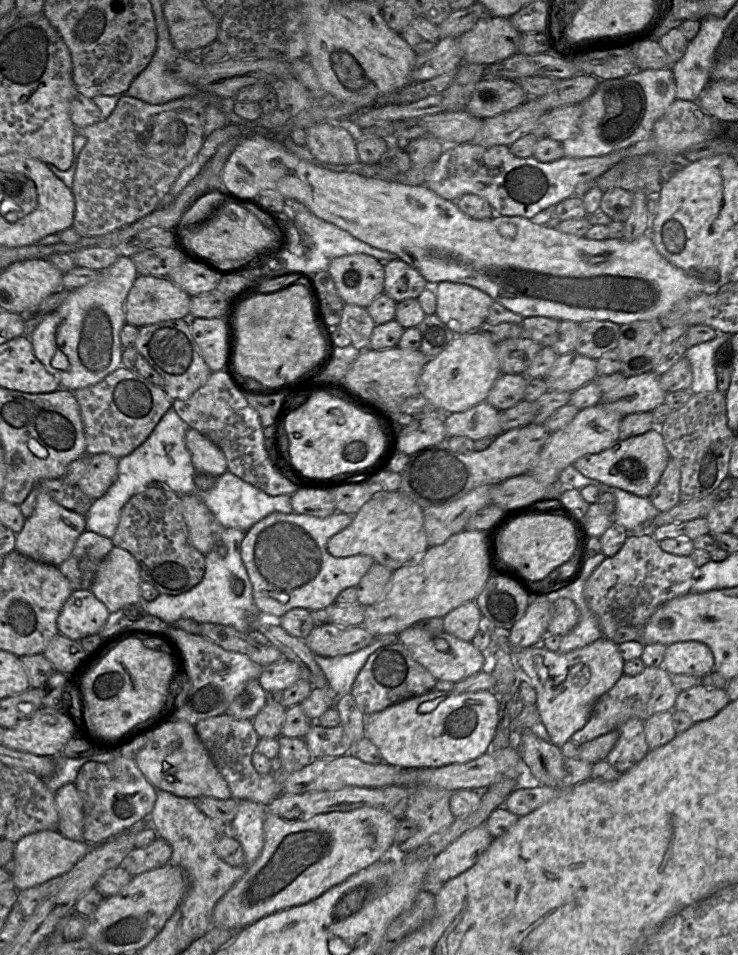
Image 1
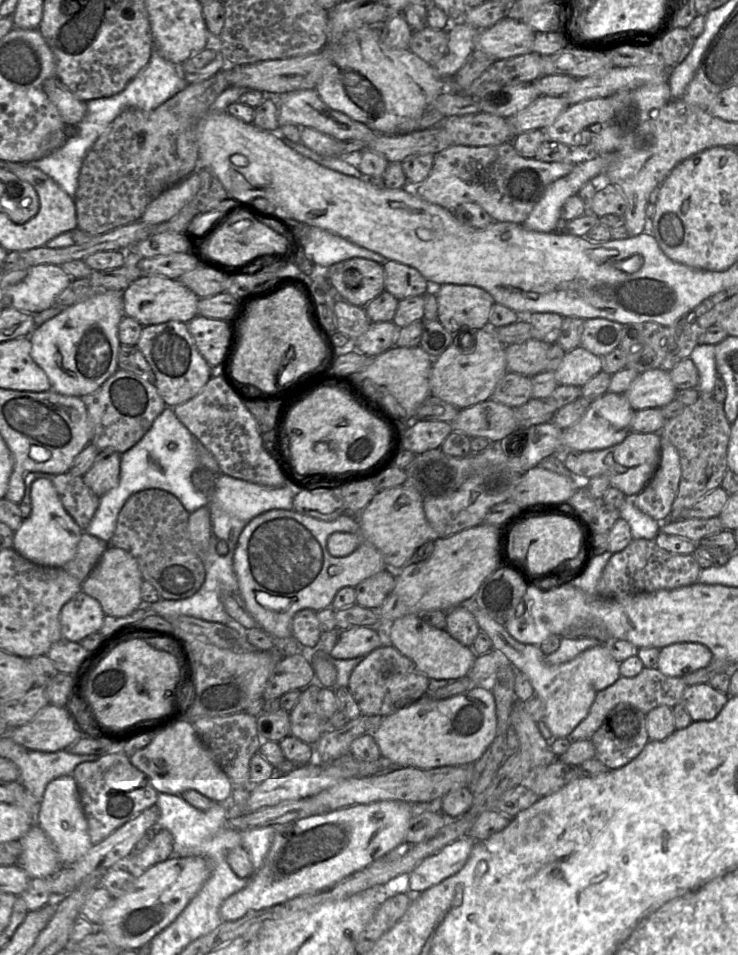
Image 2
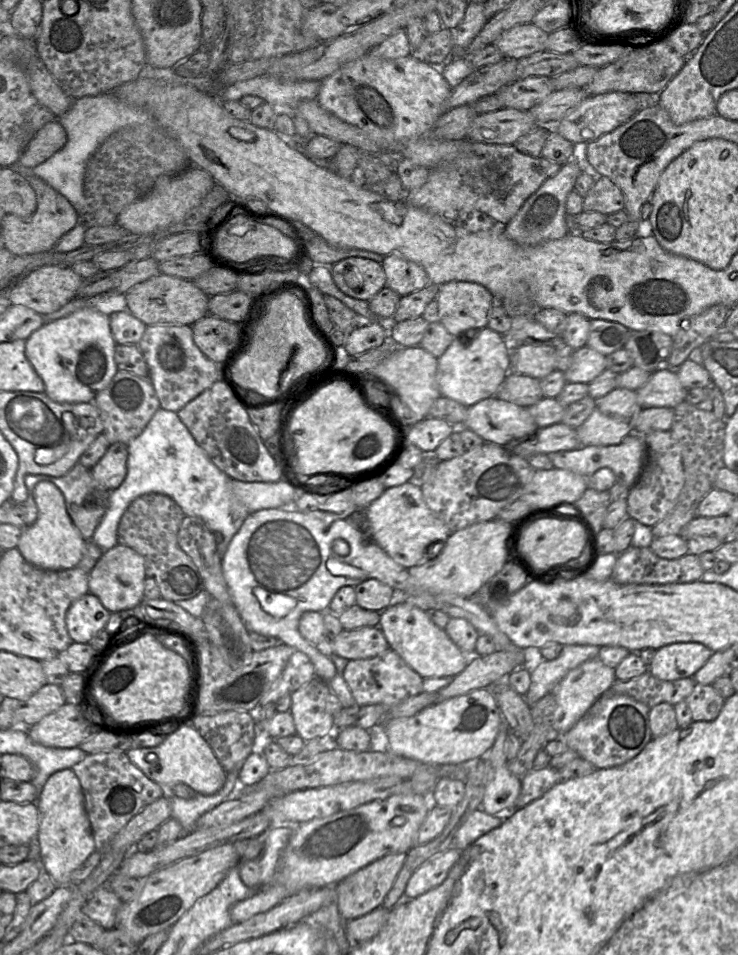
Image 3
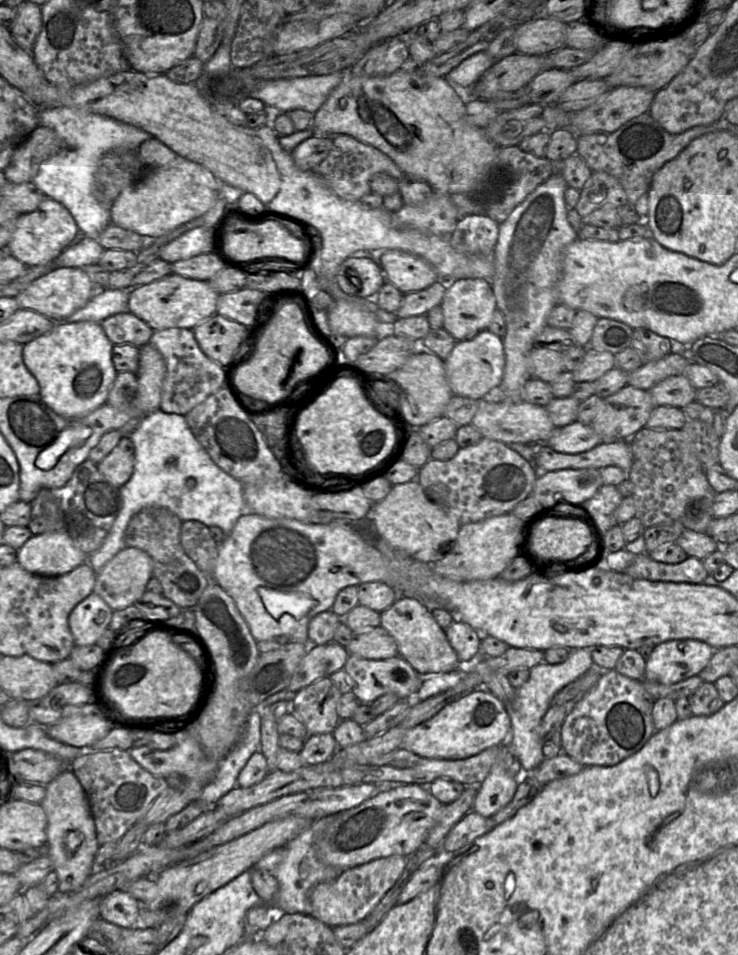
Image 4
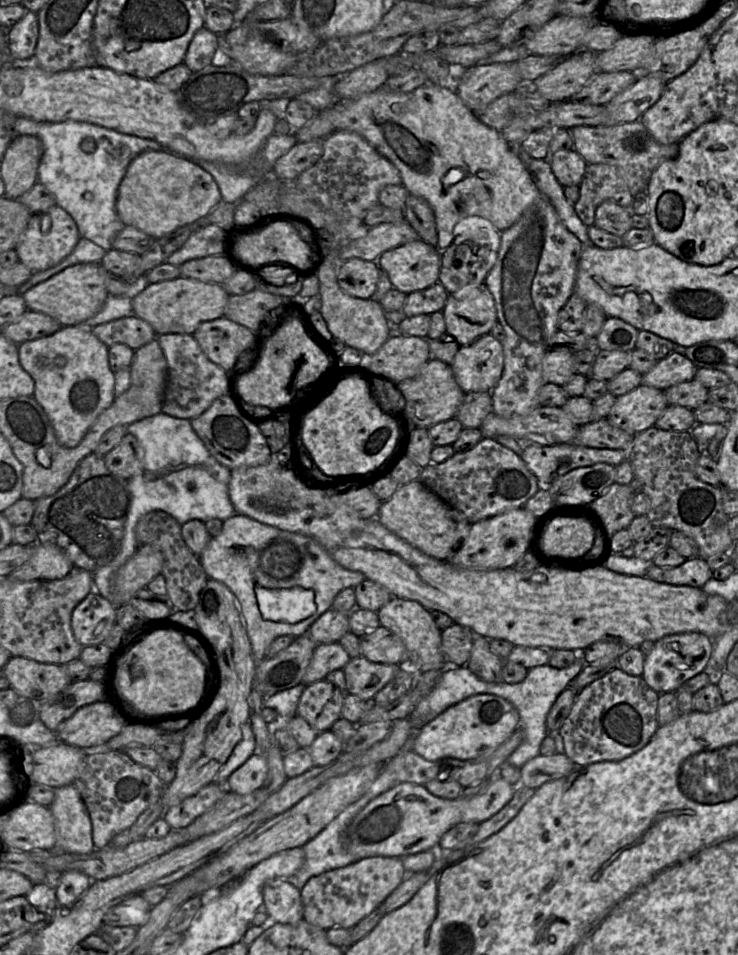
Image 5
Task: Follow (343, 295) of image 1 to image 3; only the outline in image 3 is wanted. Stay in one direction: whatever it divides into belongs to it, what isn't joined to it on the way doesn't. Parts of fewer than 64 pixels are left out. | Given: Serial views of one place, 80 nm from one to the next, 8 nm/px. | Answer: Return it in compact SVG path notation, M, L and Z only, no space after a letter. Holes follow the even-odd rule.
M348 257L331 266L336 286L346 295L370 301L386 287L382 264L367 258Z

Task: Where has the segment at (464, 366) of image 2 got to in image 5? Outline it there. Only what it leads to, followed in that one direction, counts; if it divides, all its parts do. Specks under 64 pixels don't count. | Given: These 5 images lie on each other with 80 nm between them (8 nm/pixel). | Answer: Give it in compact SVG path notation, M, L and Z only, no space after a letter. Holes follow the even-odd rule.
M490 333L462 346L451 363L455 380L463 392L491 392L504 369L502 343Z

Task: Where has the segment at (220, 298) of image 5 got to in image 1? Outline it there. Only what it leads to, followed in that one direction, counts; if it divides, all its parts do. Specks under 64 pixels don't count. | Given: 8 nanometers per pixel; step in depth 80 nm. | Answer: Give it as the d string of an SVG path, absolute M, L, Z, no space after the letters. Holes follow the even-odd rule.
M138 275L125 302L125 321L137 328L161 321L189 319L191 297L168 277Z

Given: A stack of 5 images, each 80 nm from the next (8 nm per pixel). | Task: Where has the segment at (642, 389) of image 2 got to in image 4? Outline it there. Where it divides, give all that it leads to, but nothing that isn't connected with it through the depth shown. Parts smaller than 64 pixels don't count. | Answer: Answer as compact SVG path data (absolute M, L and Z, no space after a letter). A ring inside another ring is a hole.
M684 375L665 378L648 390L655 406L683 408L695 401L697 389Z

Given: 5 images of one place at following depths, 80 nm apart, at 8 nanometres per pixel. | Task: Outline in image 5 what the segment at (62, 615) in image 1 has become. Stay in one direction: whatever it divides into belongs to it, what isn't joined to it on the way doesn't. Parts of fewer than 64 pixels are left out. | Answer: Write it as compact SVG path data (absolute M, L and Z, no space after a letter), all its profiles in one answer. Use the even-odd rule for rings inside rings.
M94 590L72 612L71 629L83 647L103 643L115 624L116 607Z

